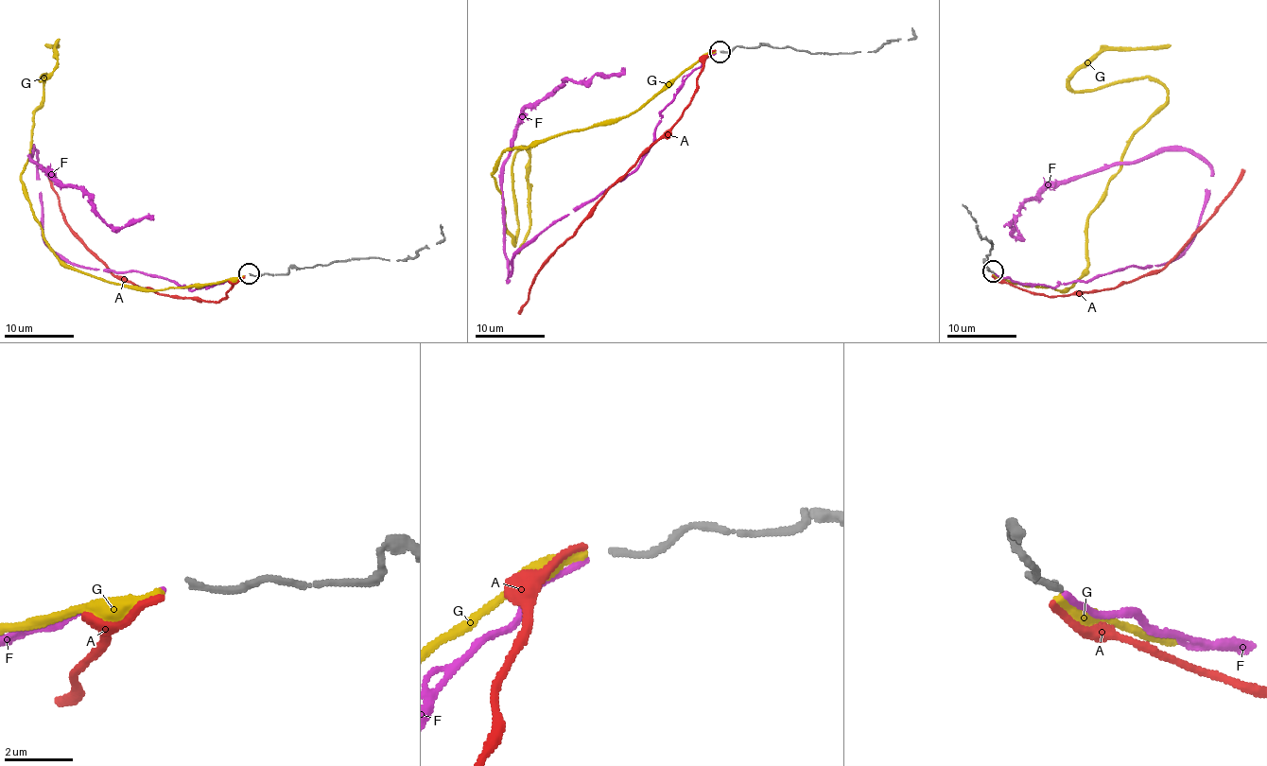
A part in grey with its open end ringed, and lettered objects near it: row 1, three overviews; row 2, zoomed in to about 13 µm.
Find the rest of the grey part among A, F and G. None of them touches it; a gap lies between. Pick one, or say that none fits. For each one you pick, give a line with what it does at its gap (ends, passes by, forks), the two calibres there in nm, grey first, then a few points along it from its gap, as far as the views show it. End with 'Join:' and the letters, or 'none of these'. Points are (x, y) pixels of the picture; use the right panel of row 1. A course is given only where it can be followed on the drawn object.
F: it ends there; 170 nm thick on the grey side, 180 nm on the other; it runs (994, 272), (1055, 287), (1171, 262), (1211, 168), (1187, 151), (1113, 162), (1051, 182), (1017, 236), (1003, 225)
Join: F

